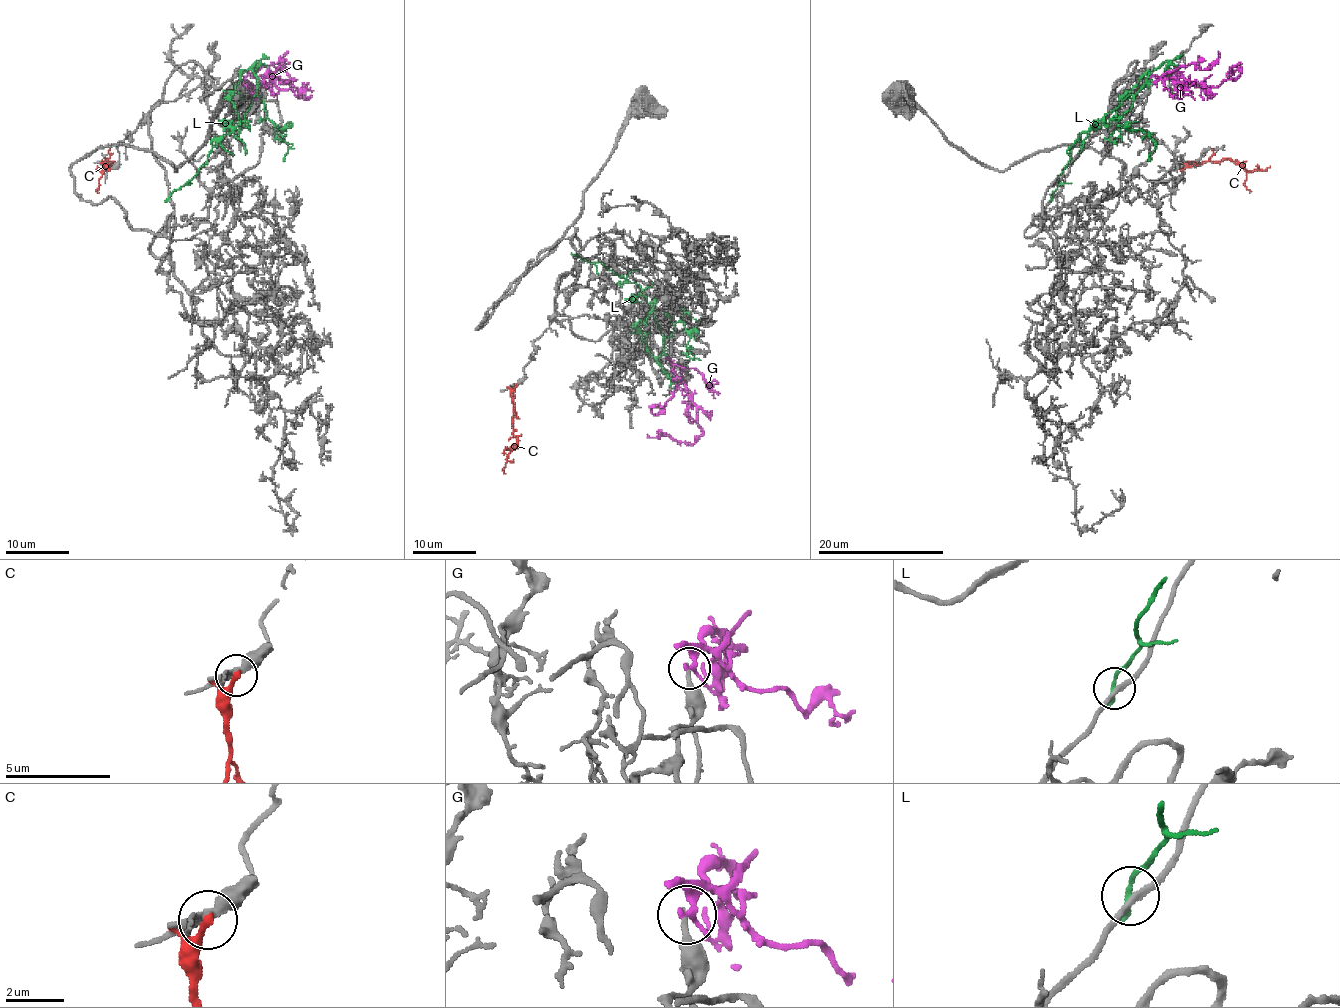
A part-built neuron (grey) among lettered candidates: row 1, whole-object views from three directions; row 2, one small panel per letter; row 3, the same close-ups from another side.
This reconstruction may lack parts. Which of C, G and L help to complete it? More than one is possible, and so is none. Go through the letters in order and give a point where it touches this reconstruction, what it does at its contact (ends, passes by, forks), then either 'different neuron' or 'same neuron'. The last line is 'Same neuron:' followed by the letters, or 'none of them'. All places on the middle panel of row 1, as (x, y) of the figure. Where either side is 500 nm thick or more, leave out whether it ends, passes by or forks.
C: contact (516, 385); it ends; different neuron
G: contact (669, 357); it ends; different neuron
L: contact (576, 255); it ends; different neuron
Same neuron: none of them

